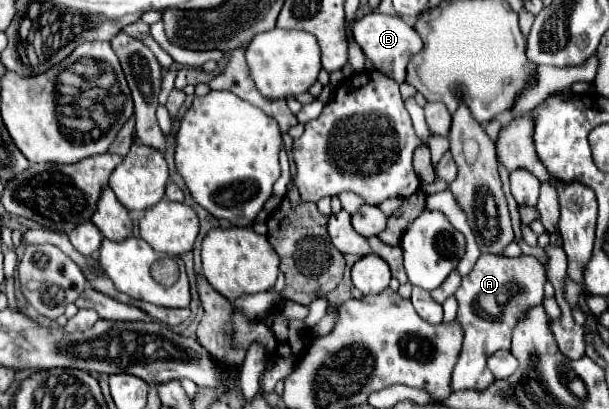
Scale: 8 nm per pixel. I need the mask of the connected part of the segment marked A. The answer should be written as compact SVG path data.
M481 254L473 270L463 278L455 292L459 310L457 322L463 328L463 346L457 364L451 374L453 390L485 390L493 384L493 374L487 368L487 358L495 350L511 348L513 324L517 324L521 312L533 304L543 302L543 286L547 282L547 270L535 256L505 258L495 254Z

